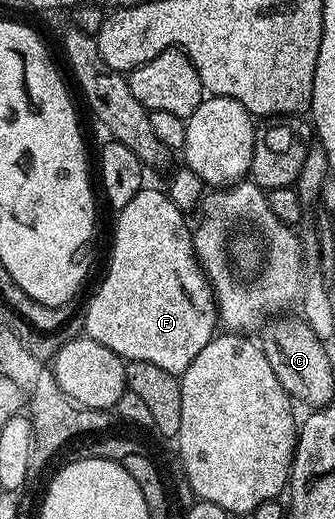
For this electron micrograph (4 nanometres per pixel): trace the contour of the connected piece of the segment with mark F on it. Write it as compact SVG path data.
M150 186L140 188L127 205L118 209L116 216L119 217L115 220L111 265L95 297L87 304L87 313L83 316L85 334L101 342L101 346L109 346L109 350L125 362L153 362L153 366L161 366L161 370L181 374L217 332L215 296L199 269L188 217L167 197L166 191L159 189L158 192Z

